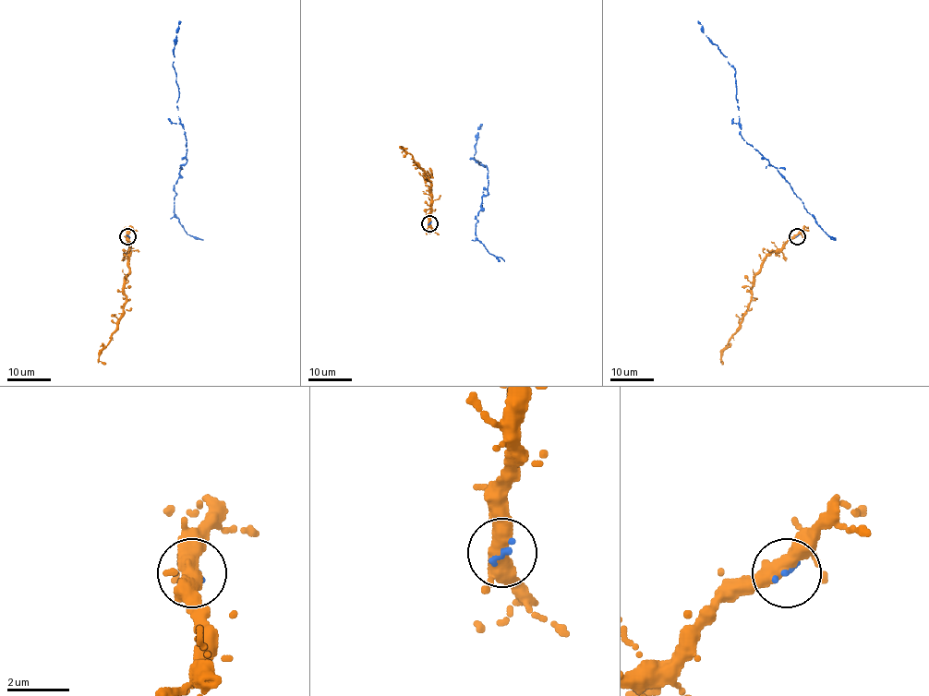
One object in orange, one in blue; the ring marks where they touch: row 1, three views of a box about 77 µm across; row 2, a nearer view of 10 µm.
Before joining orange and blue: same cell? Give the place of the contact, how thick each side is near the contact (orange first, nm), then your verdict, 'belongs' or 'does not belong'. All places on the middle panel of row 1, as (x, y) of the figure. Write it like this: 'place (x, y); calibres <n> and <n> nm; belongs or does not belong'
place (429, 223); calibres 360 and 200 nm; belongs

